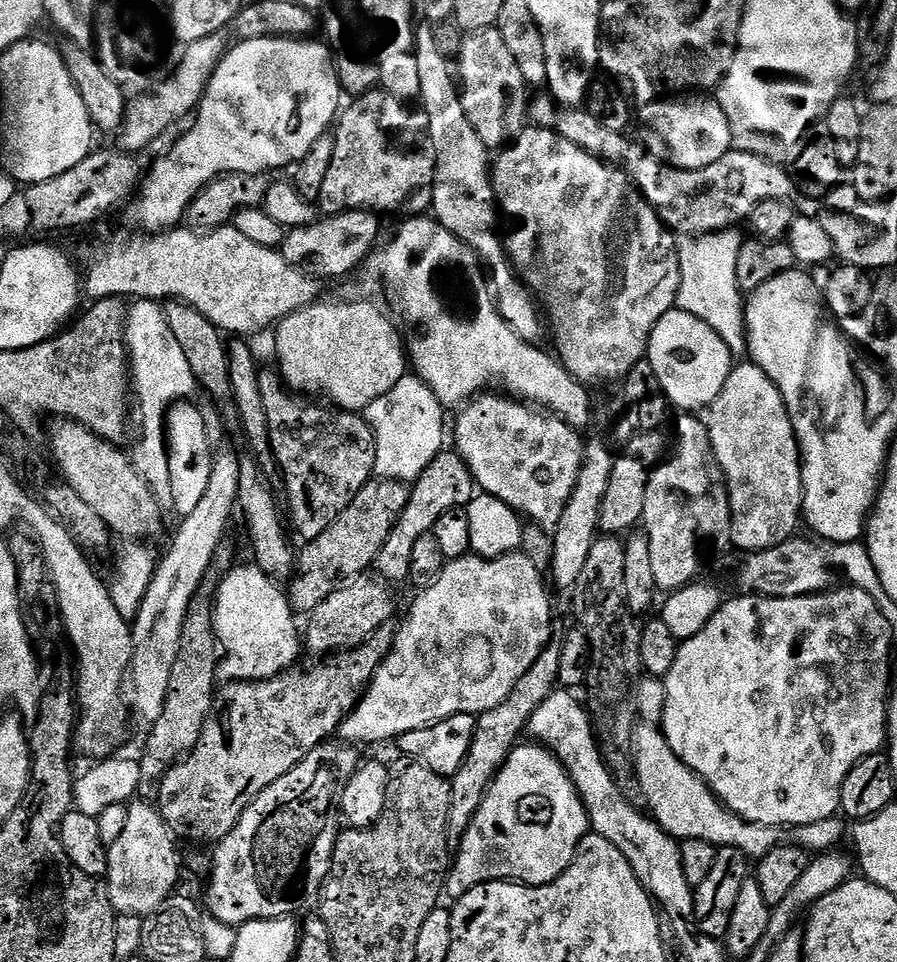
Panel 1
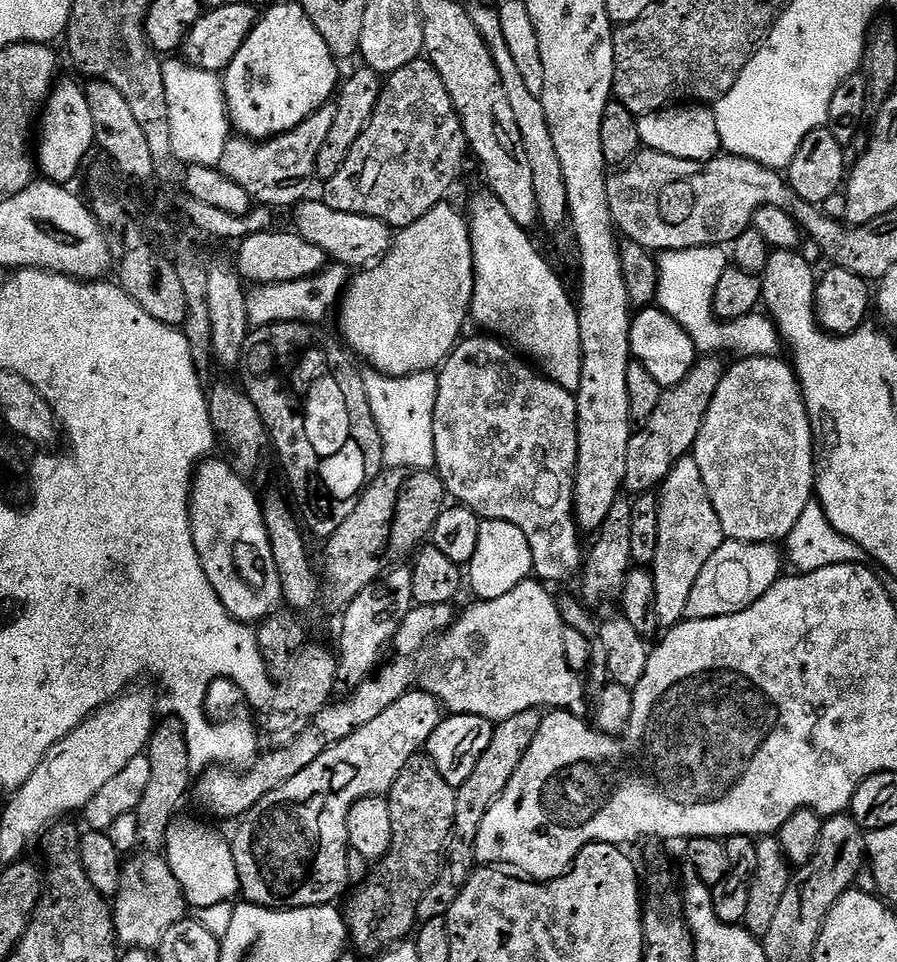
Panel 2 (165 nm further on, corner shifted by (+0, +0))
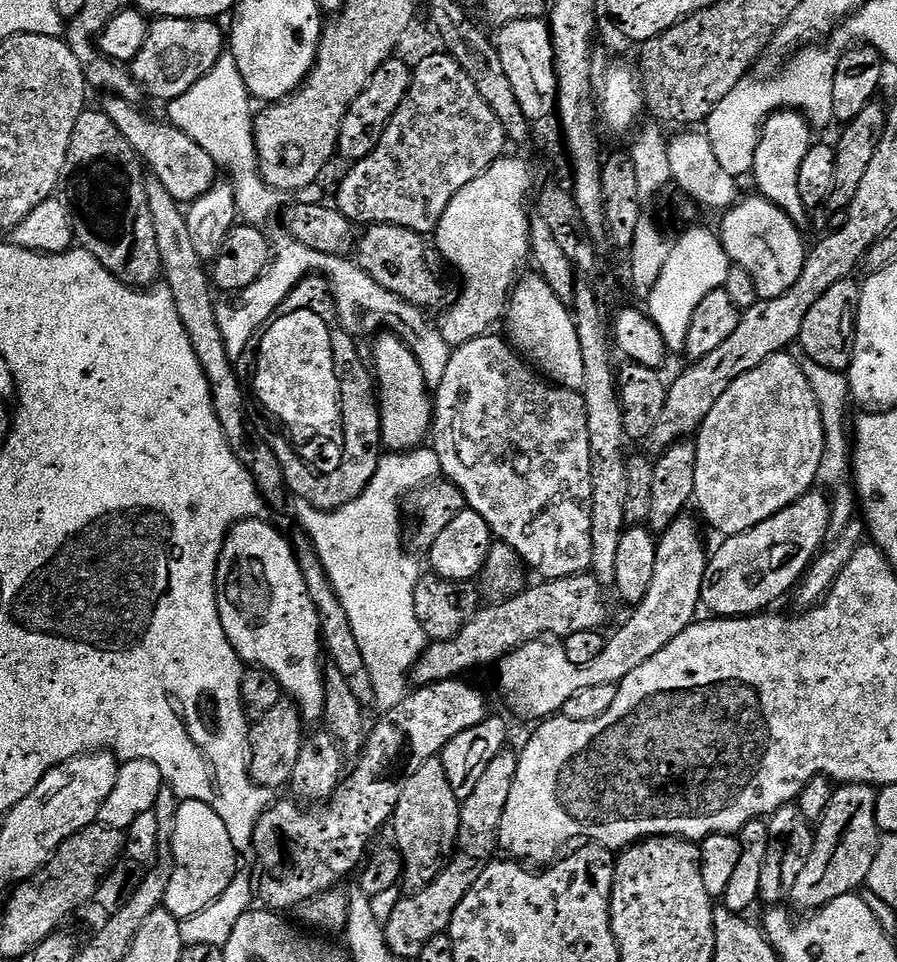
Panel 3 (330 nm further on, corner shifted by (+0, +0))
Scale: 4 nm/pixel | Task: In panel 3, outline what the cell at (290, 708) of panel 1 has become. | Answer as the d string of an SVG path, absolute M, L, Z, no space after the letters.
M579 572L576 576L567 576L557 580L544 580L536 583L540 584L534 585L533 588L532 585L525 587L523 592L518 593L516 596L511 596L509 600L492 602L487 606L481 607L480 611L475 612L470 618L470 622L466 622L462 626L462 630L453 640L431 641L425 647L419 662L412 667L411 683L416 686L423 686L437 684L443 680L454 680L468 674L464 672L470 671L471 668L478 668L482 664L490 663L491 660L492 663L499 661L501 656L508 655L518 646L522 646L531 640L551 636L563 638L570 634L576 634L578 630L600 630L605 627L603 624L608 620L608 604L604 601L606 590L588 572Z

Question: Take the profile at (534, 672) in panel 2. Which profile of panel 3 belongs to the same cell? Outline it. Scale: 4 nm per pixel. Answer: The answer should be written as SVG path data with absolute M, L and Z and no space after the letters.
M679 516L659 537L654 578L646 596L631 609L632 617L617 630L616 636L607 637L602 654L590 666L574 666L566 658L563 643L556 638L531 640L500 657L500 692L514 715L540 722L563 713L566 702L587 687L619 685L626 674L638 670L642 662L654 658L658 650L674 642L678 634L692 625L697 619L696 611L702 608L702 578L709 553L704 552L700 532L690 516Z

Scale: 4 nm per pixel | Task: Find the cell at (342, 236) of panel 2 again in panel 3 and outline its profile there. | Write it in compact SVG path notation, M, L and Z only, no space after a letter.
M369 224L361 232L364 233L361 236L359 233L354 244L354 259L362 266L362 270L366 270L366 274L370 274L370 278L374 278L374 282L378 282L378 286L386 286L386 290L390 290L390 294L398 294L398 298L425 310L432 310L431 308L436 307L439 309L445 303L444 280L440 277L439 270L432 265L431 258L428 257L430 244L429 241L428 244L424 241L427 239L421 233L393 224Z

